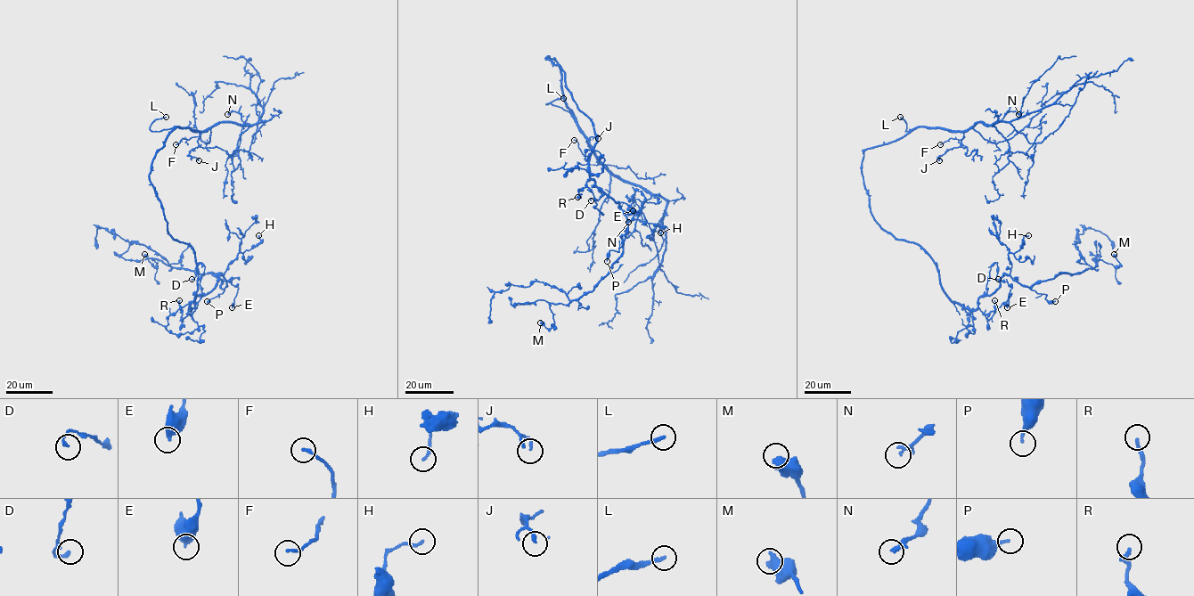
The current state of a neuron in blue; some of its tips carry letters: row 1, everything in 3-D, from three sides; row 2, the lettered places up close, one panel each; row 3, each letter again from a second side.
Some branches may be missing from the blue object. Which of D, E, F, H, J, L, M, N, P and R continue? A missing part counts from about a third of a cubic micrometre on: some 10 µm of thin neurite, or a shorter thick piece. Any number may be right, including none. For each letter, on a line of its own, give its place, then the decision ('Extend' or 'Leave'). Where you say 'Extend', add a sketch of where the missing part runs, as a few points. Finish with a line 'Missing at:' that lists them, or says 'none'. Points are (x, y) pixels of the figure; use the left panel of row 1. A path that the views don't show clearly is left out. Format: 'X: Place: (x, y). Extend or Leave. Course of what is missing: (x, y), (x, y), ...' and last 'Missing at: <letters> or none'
D: Place: (192, 279). Leave
E: Place: (232, 307). Leave
F: Place: (175, 144). Leave
H: Place: (258, 235). Leave
J: Place: (199, 160). Leave
L: Place: (166, 117). Extend
M: Place: (144, 254). Leave
N: Place: (227, 114). Leave
P: Place: (207, 301). Leave
R: Place: (179, 300). Leave
Missing at: L

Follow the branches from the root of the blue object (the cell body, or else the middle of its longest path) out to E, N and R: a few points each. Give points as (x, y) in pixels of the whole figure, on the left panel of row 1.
E: (167, 227), (194, 254), (198, 289), (190, 309), (195, 297), (209, 292), (219, 280), (238, 288), (232, 307)
N: (167, 227), (150, 178), (155, 153), (176, 126), (205, 131), (223, 122), (249, 125), (235, 111), (227, 114)
R: (167, 227), (174, 239), (192, 249), (197, 268), (198, 289), (191, 310), (182, 320), (179, 300)

